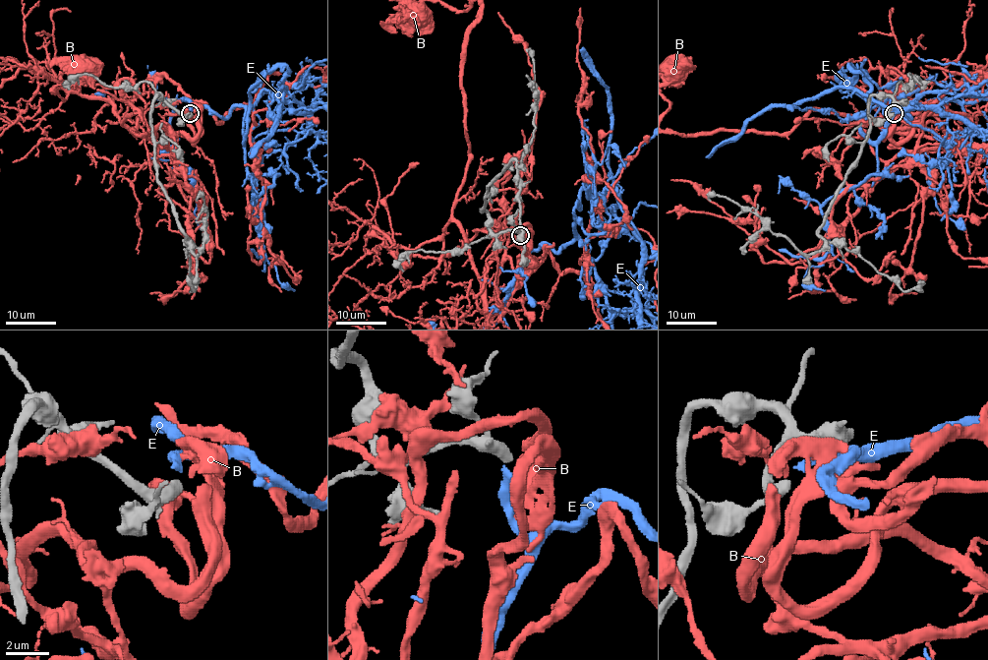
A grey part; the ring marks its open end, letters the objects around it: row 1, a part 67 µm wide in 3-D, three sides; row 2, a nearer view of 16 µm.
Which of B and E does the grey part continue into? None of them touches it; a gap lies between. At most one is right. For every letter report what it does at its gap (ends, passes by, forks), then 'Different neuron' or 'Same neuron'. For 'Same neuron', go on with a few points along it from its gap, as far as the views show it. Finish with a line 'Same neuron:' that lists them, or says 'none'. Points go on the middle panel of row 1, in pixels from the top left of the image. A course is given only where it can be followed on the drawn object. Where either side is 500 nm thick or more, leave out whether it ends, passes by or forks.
B: Different neuron
E: Same neuron
Same neuron: E

